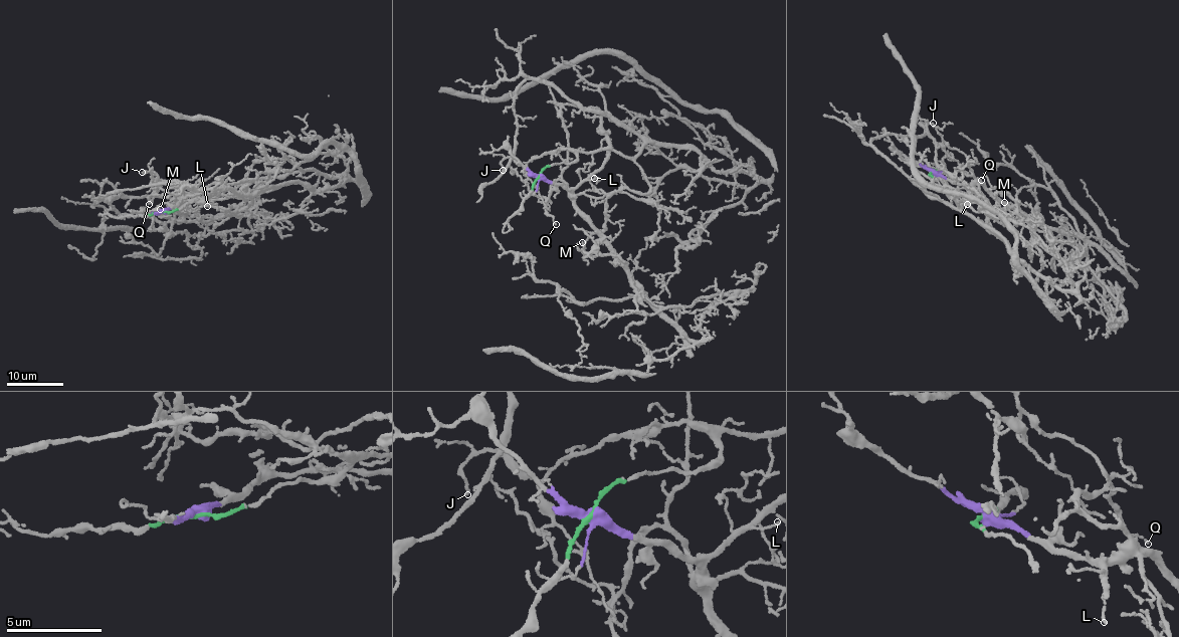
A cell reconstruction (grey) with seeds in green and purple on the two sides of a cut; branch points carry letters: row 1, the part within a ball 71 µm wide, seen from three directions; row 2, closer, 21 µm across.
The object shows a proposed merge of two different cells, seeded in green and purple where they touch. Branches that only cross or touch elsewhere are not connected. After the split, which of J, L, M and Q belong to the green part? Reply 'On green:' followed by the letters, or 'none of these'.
On green: J

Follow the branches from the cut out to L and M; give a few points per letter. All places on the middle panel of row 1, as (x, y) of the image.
L: (539, 176), (570, 188), (594, 178)
M: (539, 176), (570, 191), (576, 211), (622, 261), (617, 256), (587, 255), (583, 241)

